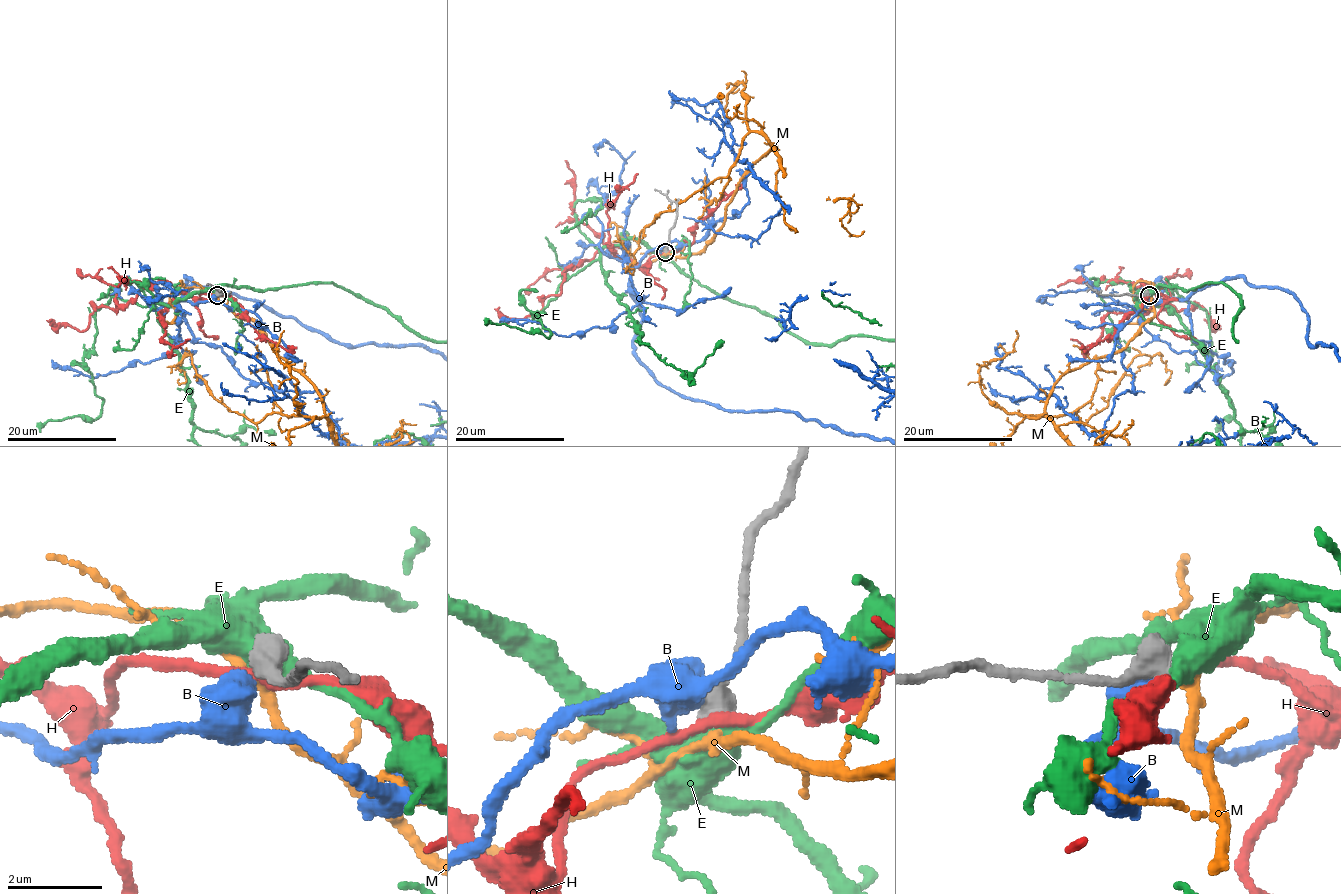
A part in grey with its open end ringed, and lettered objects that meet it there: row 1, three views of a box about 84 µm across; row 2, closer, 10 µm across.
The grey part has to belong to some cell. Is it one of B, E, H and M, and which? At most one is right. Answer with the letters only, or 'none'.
M

